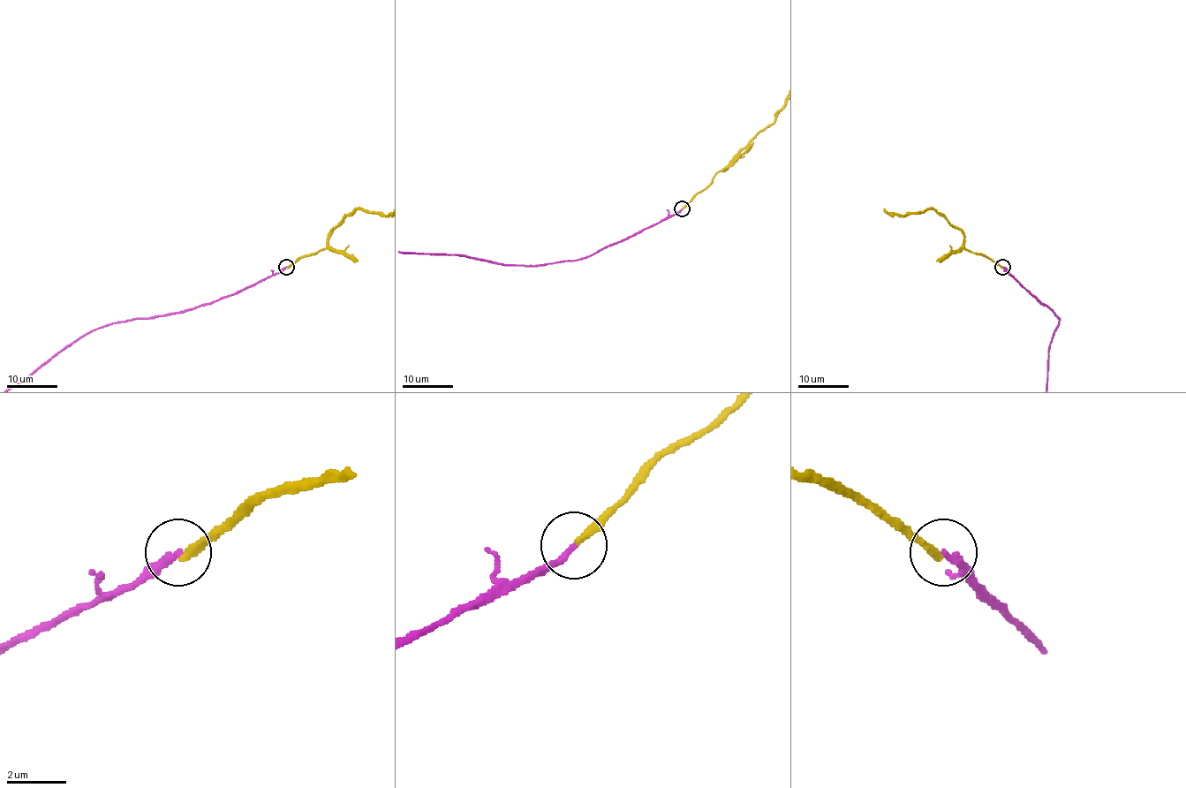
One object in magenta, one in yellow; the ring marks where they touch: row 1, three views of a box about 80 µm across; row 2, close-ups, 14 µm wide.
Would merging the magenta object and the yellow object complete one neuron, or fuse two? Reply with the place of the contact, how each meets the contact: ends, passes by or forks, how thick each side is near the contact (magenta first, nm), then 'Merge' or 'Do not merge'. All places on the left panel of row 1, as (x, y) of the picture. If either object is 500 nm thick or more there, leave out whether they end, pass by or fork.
Place: (286, 267). At the ring magenta ends. At the ring yellow ends. Thickness 240 nm (magenta) against 240 nm. Do not merge

